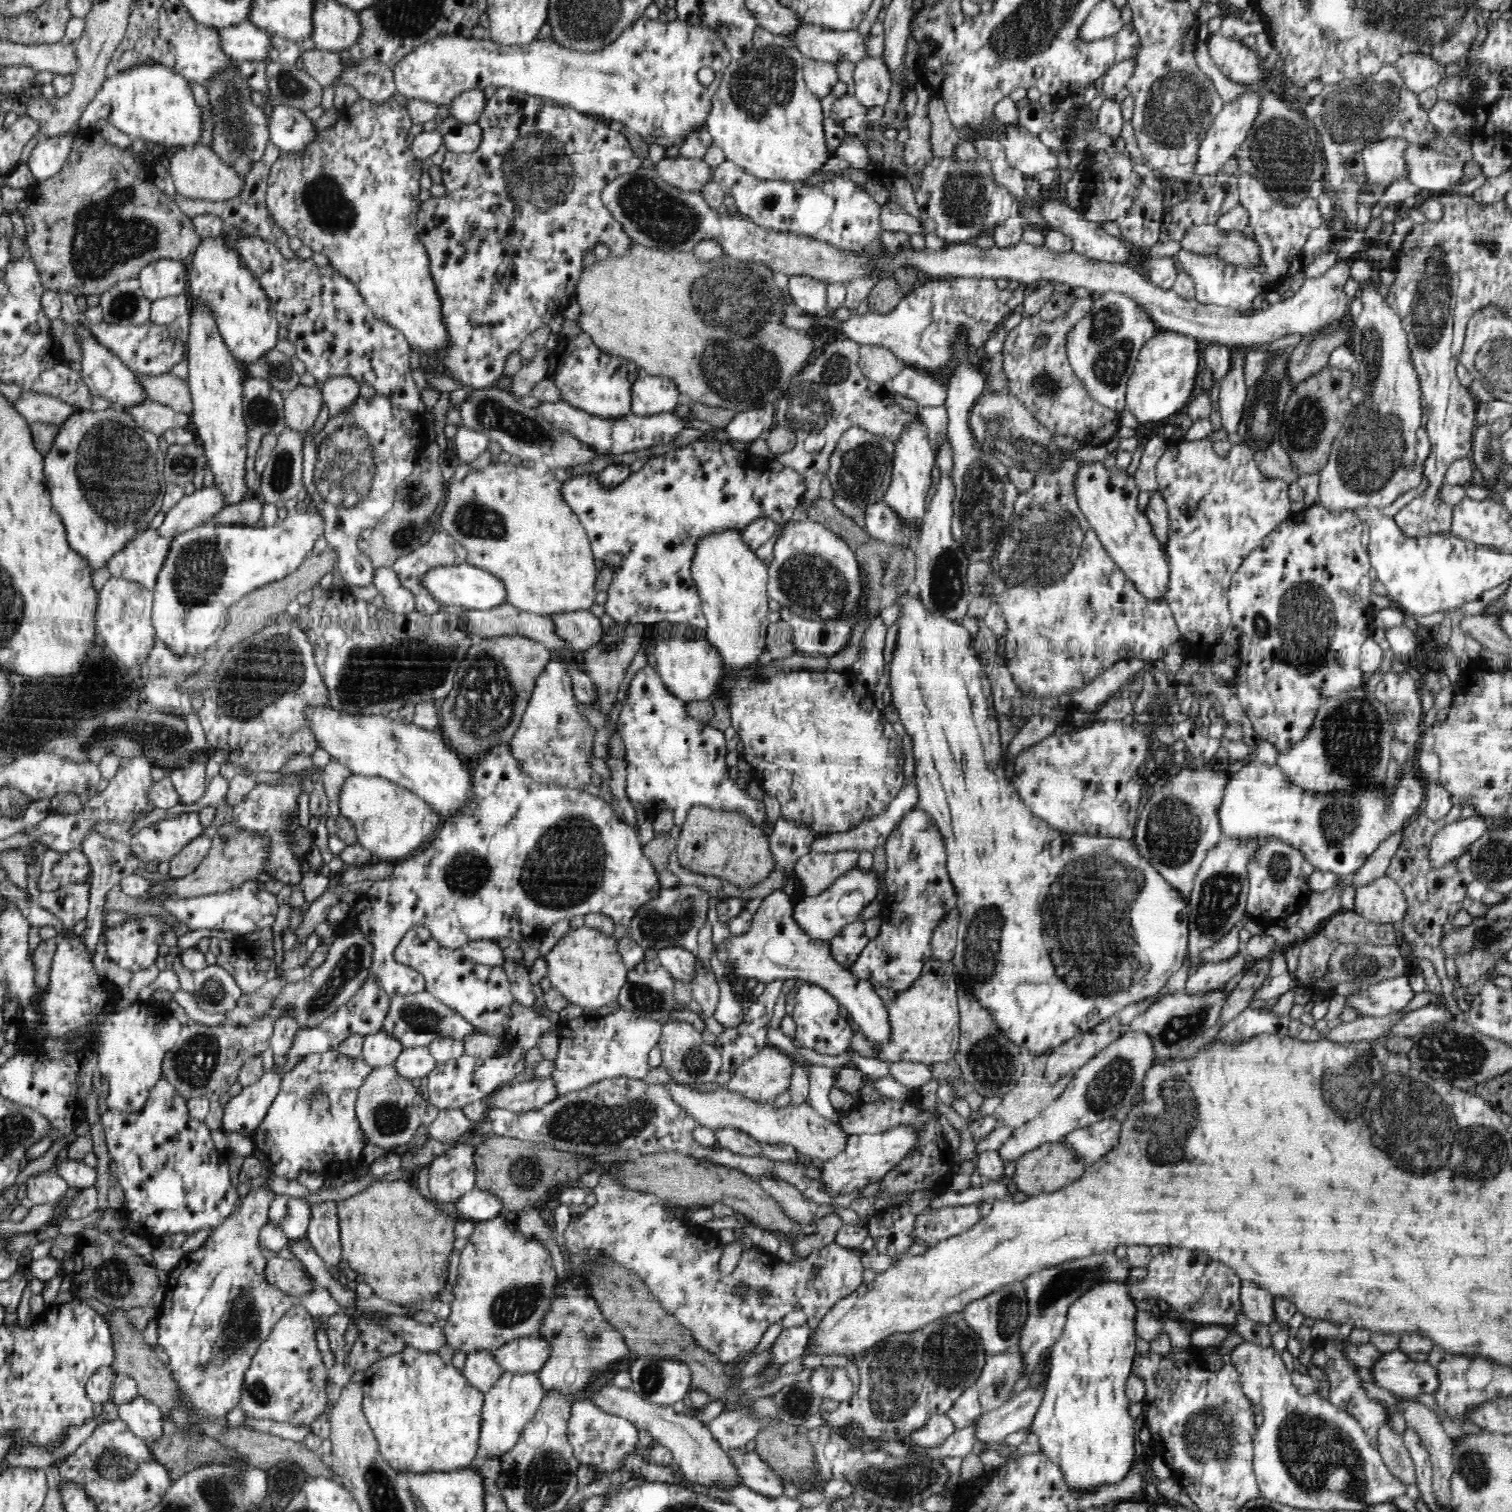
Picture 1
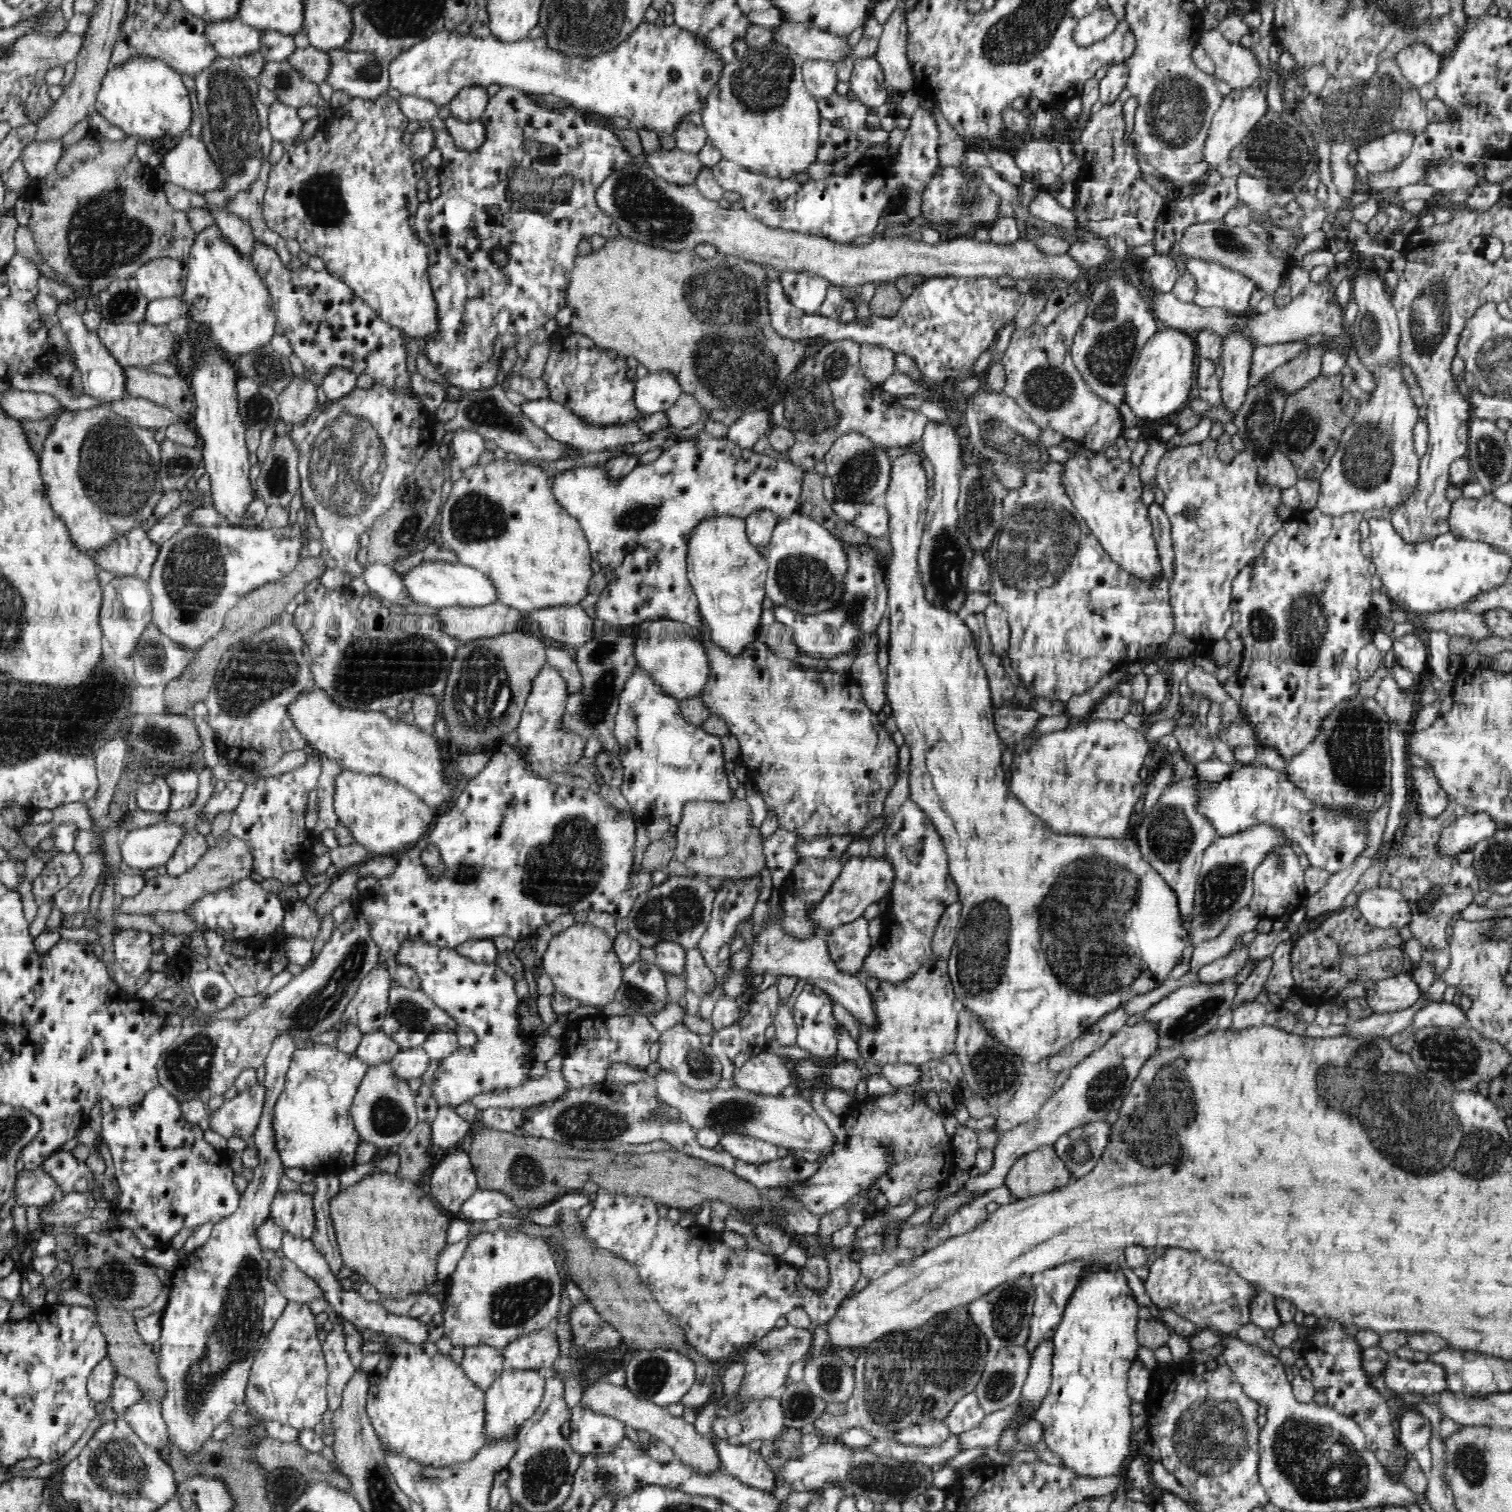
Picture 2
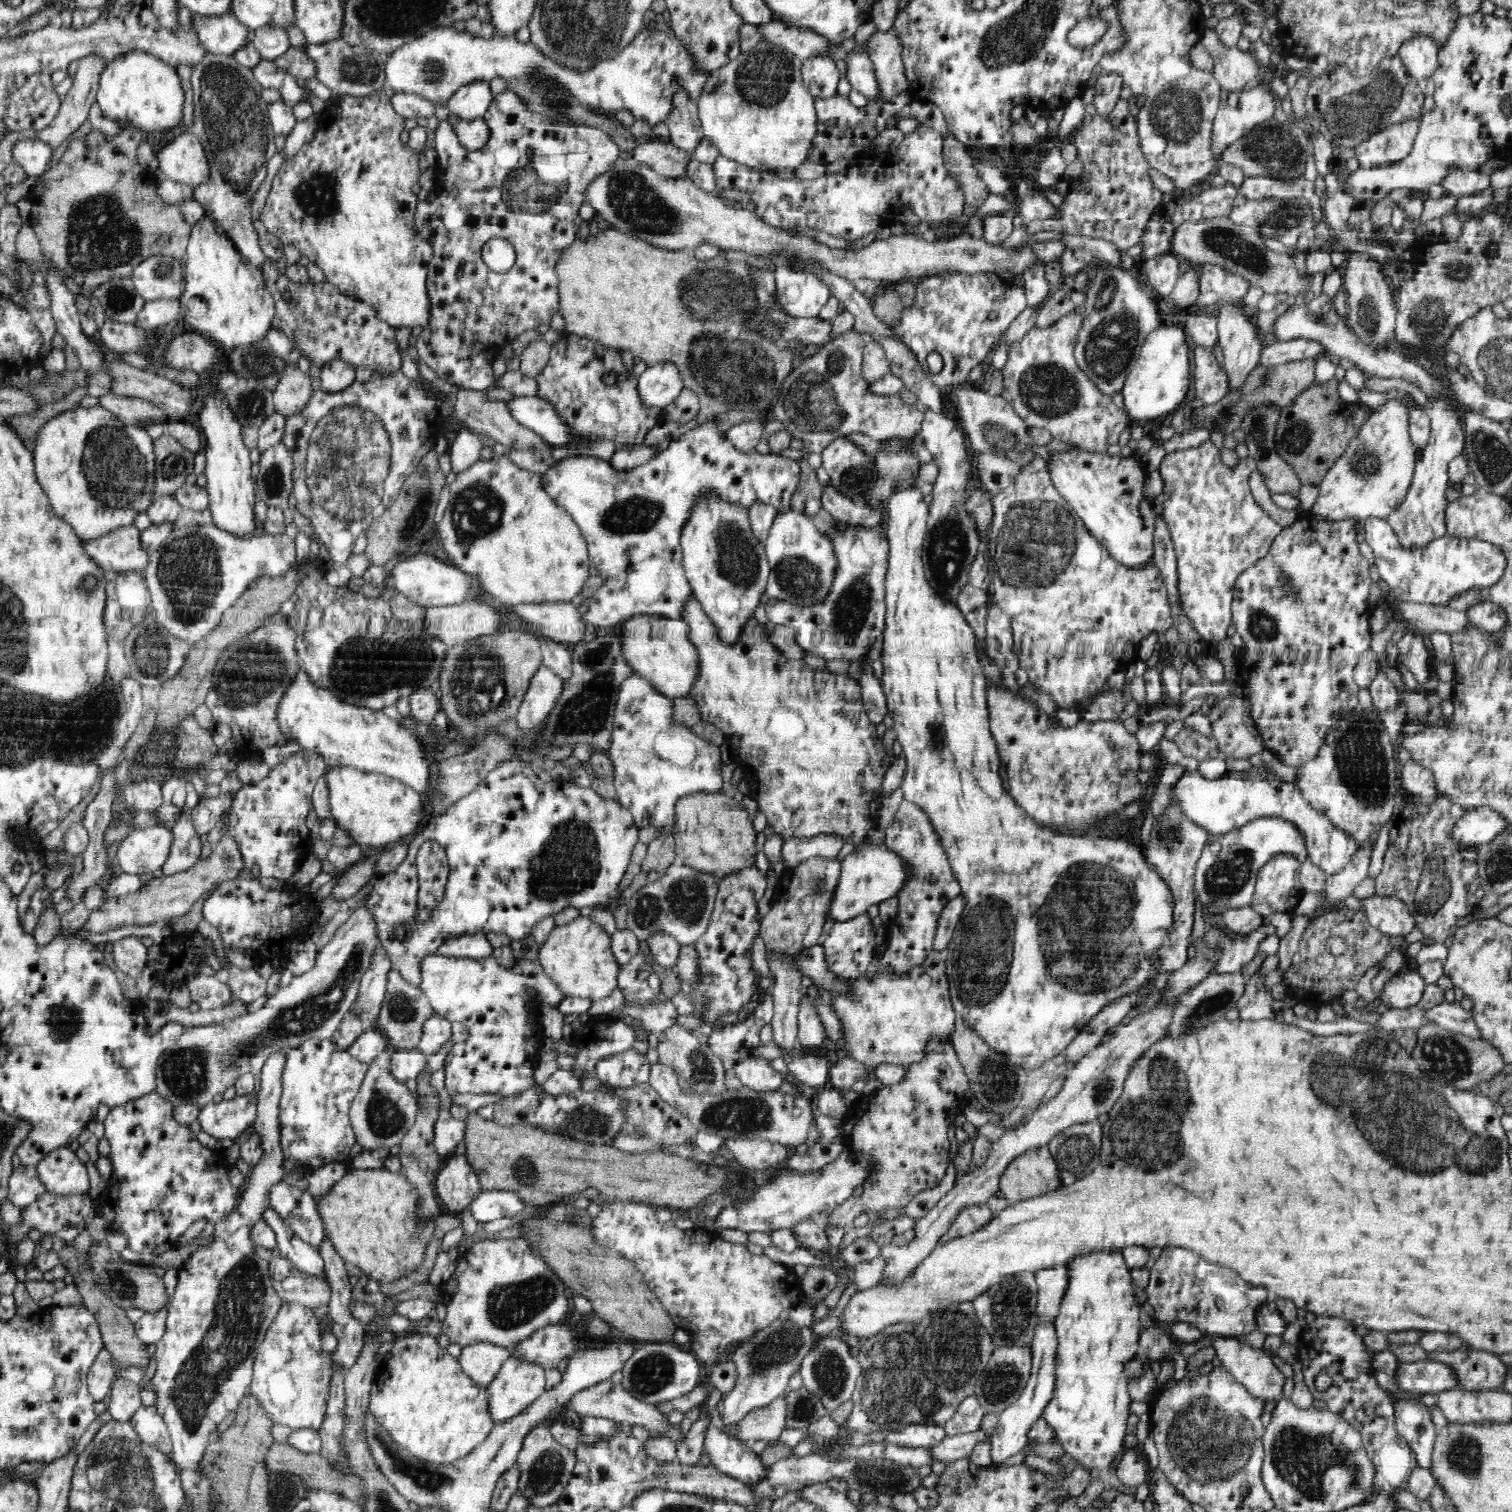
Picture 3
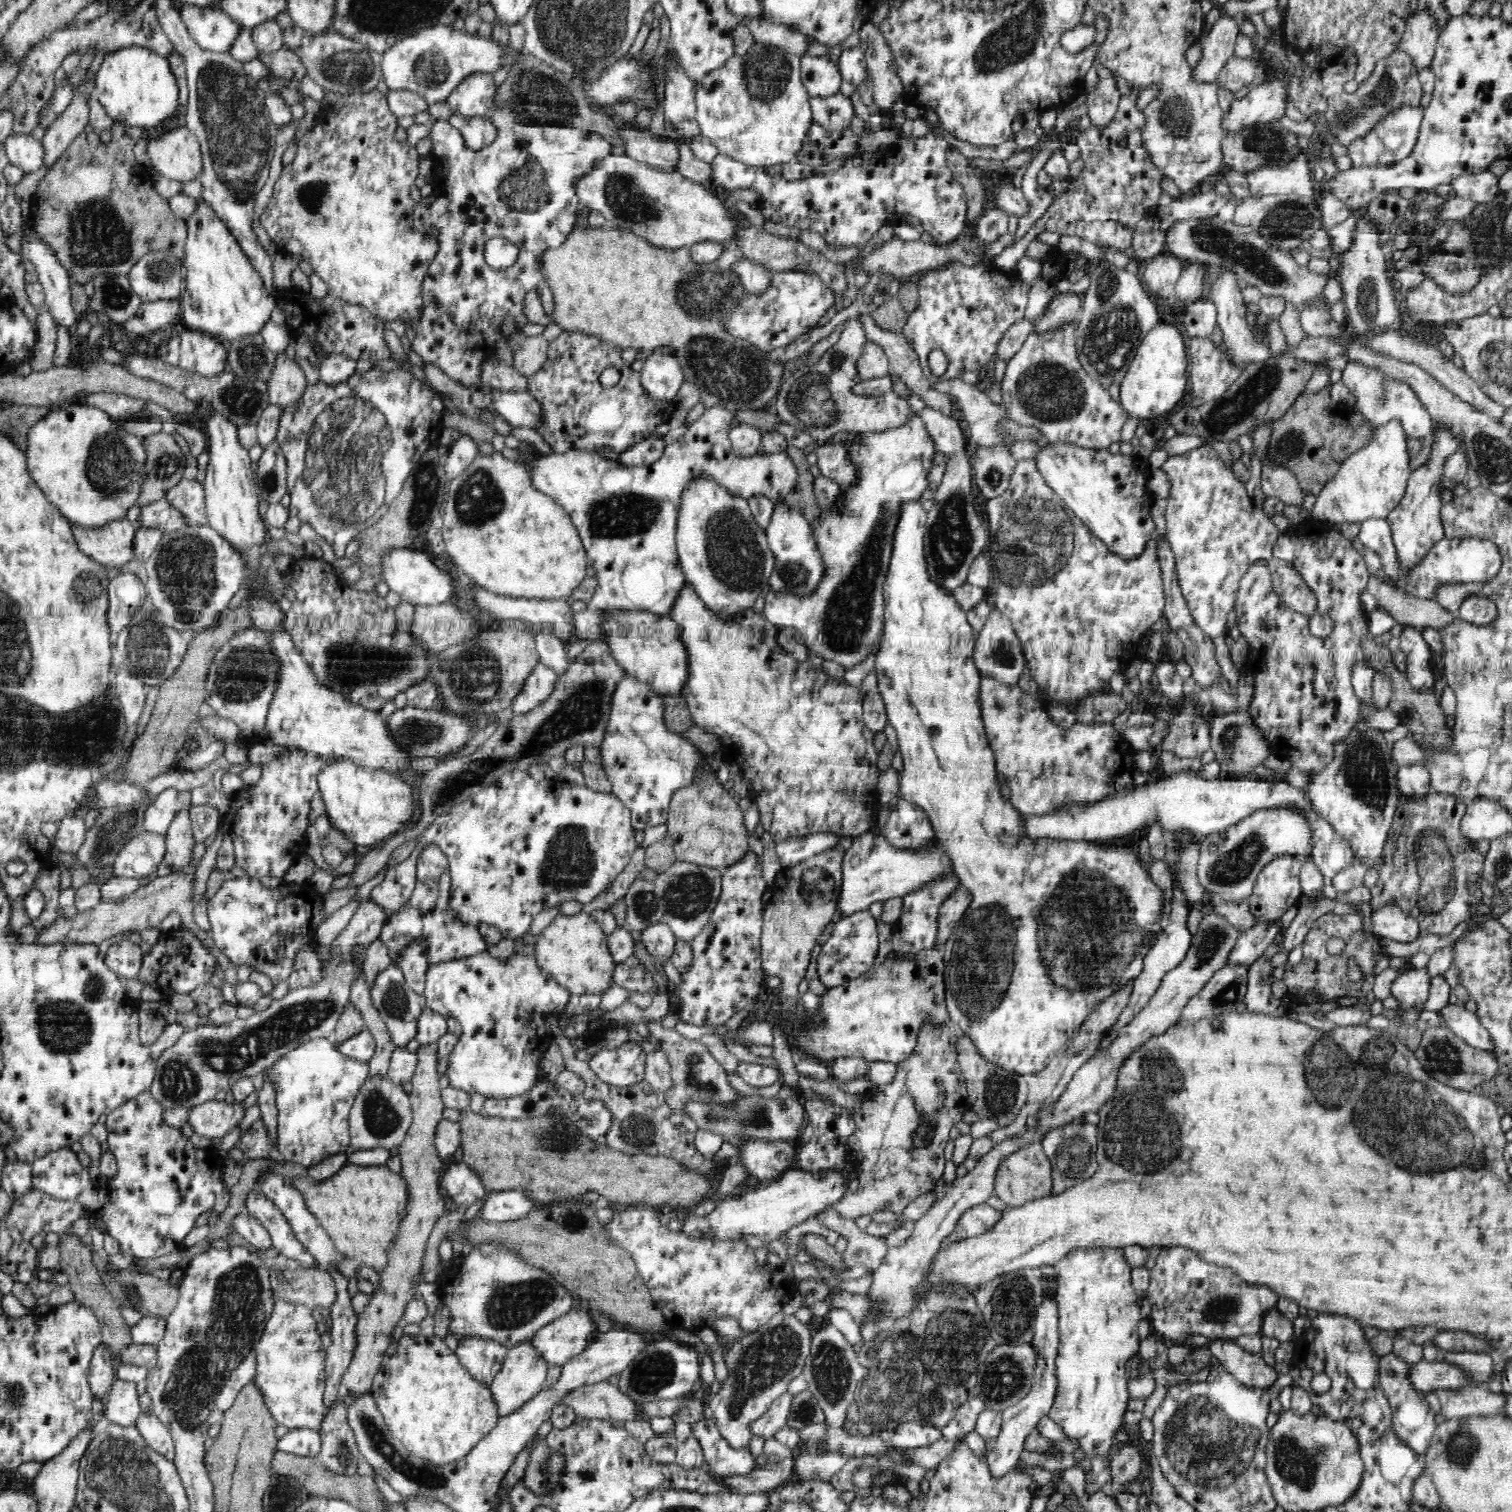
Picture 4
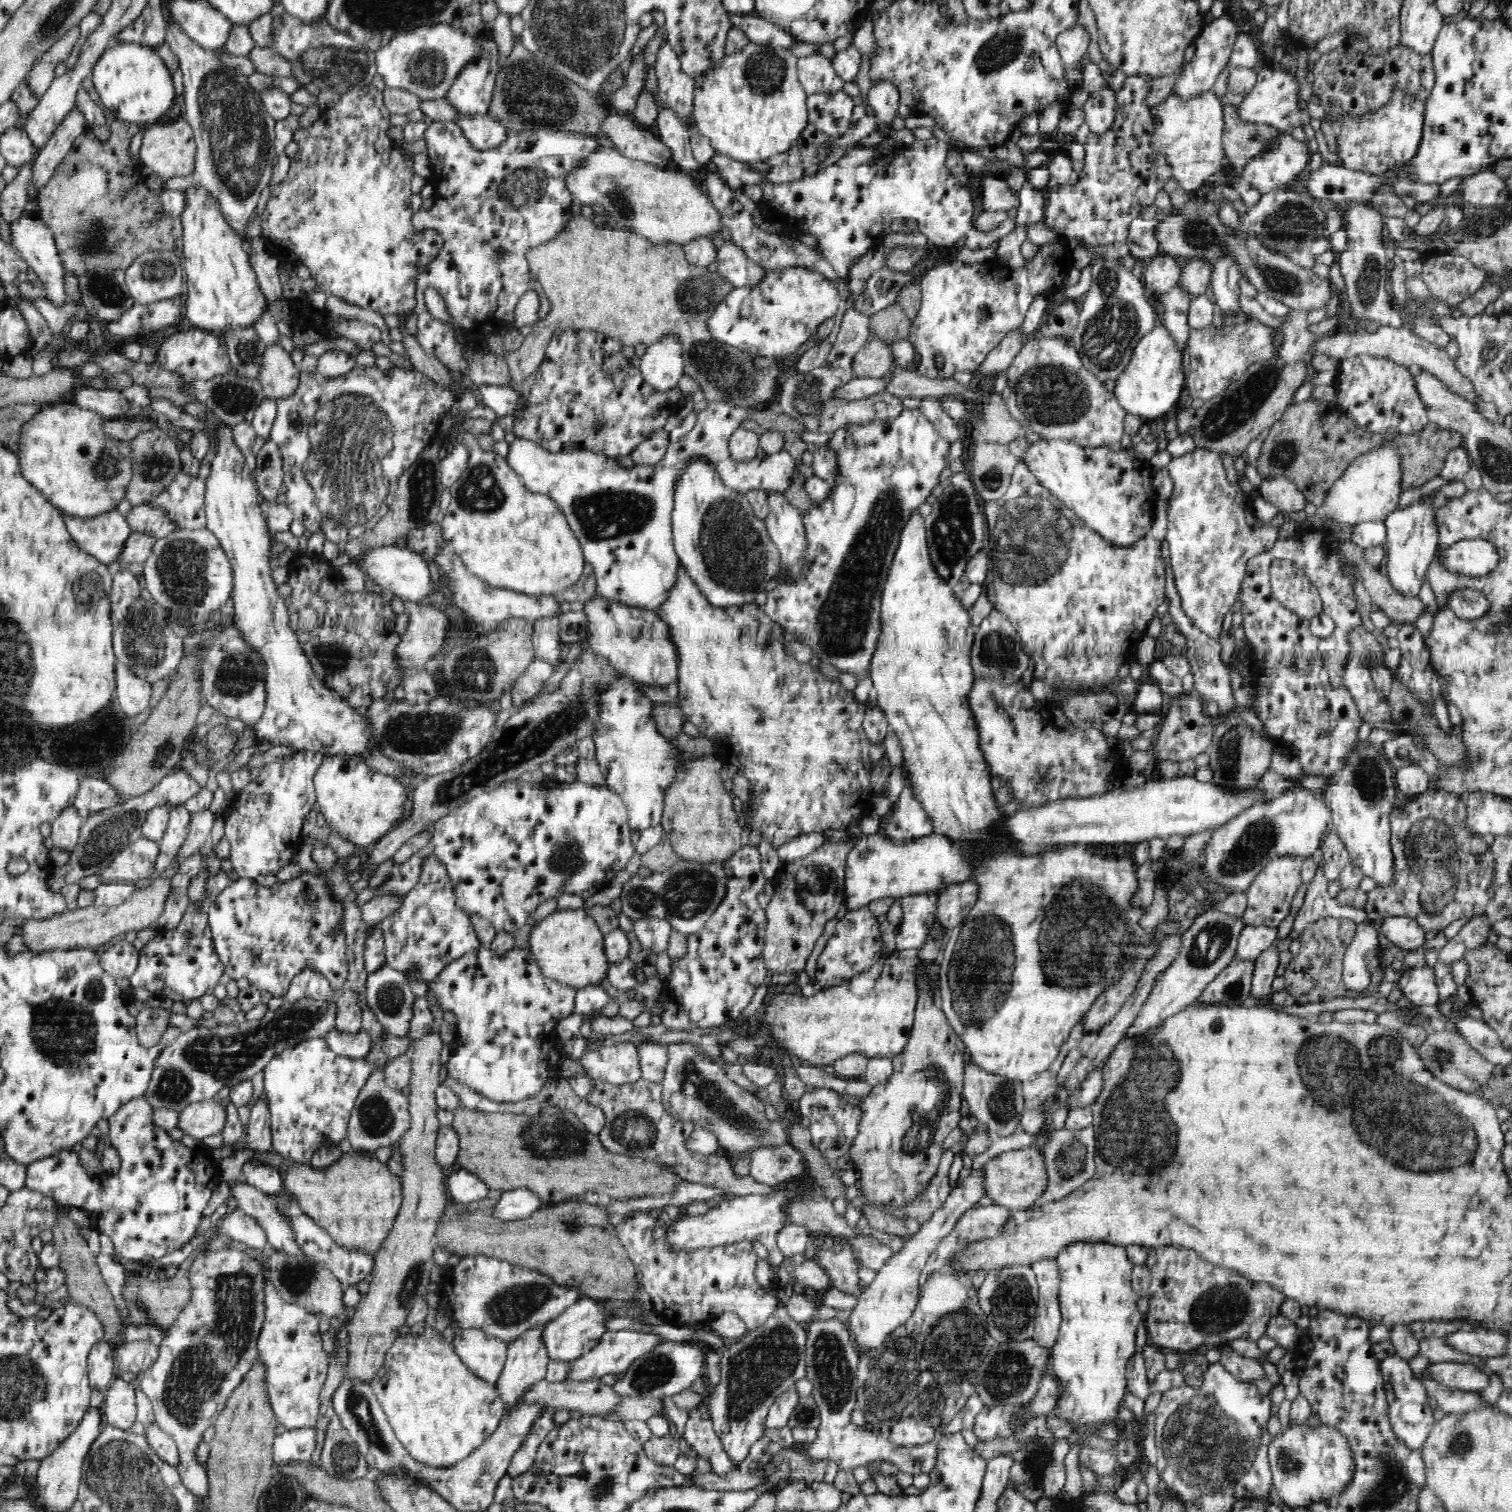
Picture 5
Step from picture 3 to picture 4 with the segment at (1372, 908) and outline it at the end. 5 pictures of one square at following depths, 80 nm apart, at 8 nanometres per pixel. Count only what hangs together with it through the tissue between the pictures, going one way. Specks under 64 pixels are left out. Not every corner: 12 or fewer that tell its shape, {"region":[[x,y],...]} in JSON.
{"region":[[1394,903],[1374,908],[1369,924],[1377,935],[1412,943],[1417,919]]}

